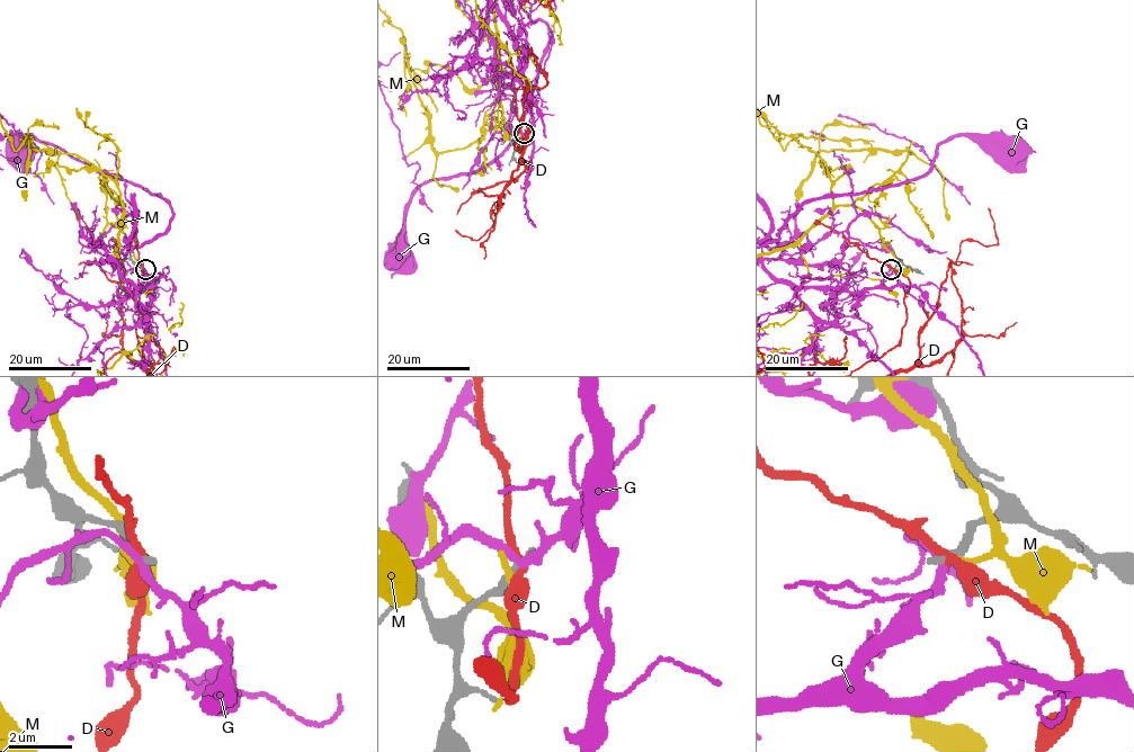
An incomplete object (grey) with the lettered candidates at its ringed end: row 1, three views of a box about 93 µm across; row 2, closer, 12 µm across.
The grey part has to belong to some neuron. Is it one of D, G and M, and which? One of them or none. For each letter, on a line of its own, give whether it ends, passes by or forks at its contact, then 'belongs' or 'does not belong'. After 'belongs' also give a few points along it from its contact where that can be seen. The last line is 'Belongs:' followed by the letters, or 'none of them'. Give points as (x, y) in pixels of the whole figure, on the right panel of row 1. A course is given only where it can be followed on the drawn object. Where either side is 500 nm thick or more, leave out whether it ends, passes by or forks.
D: it passes by | does not belong
G: it passes by | does not belong
M: it ends | does not belong
Belongs: none of them

